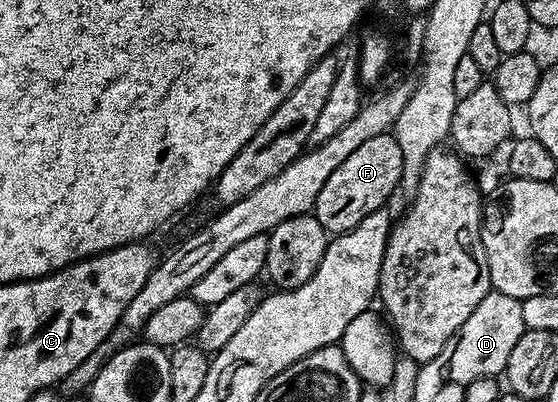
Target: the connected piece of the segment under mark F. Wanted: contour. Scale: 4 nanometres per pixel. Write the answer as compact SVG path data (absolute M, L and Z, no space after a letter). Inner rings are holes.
M376 136L367 138L359 150L354 150L341 165L335 169L335 174L327 178L323 190L319 190L319 198L315 202L312 215L325 227L326 233L340 234L359 226L367 214L386 207L407 169L403 162L403 150L399 150L399 142L392 136Z

